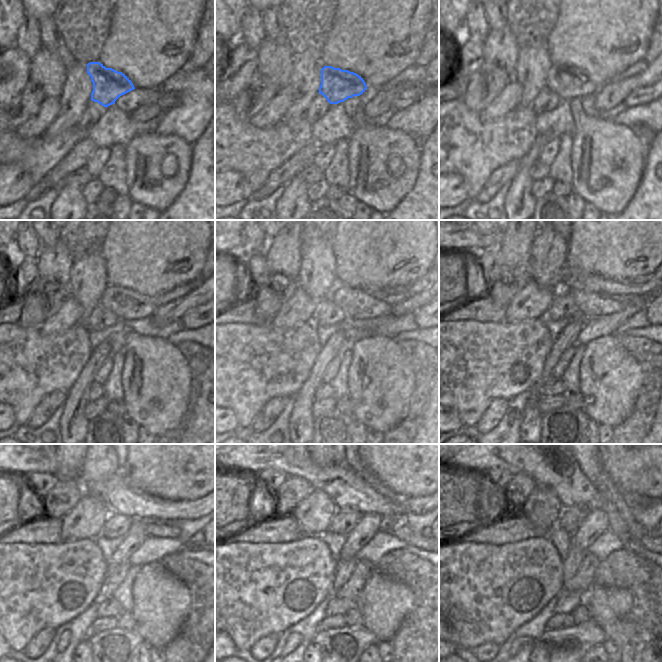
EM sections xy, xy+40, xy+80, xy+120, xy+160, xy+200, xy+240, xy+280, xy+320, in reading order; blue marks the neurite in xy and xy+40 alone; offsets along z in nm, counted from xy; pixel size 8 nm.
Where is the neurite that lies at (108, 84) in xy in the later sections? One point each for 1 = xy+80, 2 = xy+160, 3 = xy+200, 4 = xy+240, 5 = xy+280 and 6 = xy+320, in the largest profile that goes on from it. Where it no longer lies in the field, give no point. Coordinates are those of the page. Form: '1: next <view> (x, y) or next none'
1: next xy+80 (568, 82)
2: next xy+160 (356, 304)
3: next xy+200 (589, 304)
4: next xy+240 (158, 528)
5: next xy+280 (397, 525)
6: next xy+320 (642, 541)

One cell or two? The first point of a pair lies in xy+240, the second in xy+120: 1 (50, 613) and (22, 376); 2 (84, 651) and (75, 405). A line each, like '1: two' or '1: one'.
1: one
2: one

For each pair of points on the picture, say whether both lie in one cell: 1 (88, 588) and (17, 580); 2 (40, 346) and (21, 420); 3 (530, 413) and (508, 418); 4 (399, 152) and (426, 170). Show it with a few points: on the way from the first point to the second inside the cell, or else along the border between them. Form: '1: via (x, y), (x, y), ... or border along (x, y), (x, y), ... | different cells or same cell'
1: via (70, 580), (35, 580) | same cell
2: via (25, 364), (23, 371), (23, 402) | same cell
3: border along (533, 394), (523, 411), (523, 418), (518, 433) | different cells
4: border along (420, 145), (419, 172), (412, 188) | different cells

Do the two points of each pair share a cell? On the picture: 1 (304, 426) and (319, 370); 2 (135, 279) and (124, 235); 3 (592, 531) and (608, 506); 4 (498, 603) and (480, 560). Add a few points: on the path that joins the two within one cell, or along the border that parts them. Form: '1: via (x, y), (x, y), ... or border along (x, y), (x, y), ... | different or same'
1: via (304, 412), (304, 398), (311, 384) | same
2: via (135, 268), (135, 246) | same
3: border along (602, 510), (608, 519), (609, 529) | different
4: via (487, 592), (480, 585), (480, 571) | same

